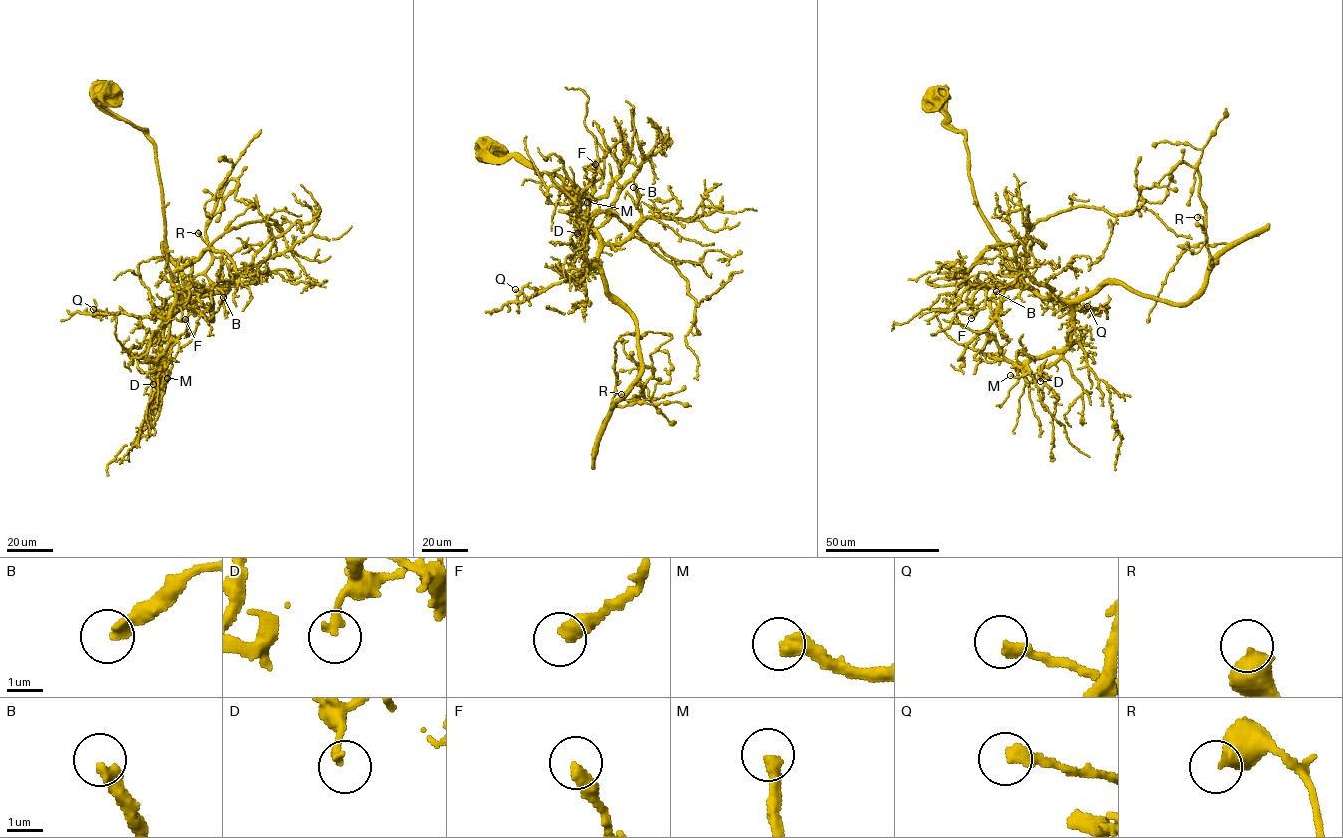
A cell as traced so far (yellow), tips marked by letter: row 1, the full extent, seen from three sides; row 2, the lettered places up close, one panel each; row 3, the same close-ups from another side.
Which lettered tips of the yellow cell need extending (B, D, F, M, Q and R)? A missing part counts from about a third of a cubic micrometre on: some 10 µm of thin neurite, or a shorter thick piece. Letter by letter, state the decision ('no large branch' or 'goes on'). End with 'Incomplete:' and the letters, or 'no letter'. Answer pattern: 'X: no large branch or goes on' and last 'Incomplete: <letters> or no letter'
B: no large branch
D: no large branch
F: no large branch
M: goes on
Q: no large branch
R: no large branch
Incomplete: M

